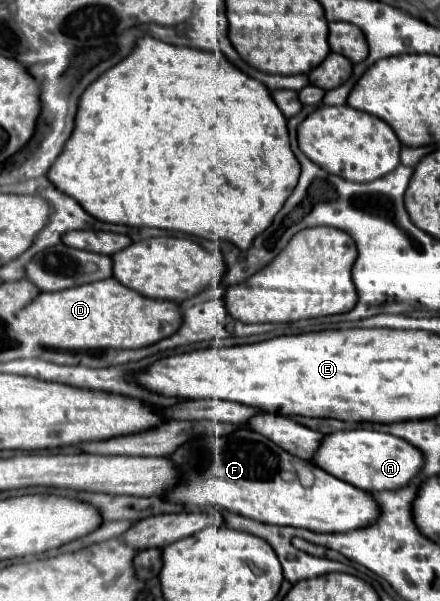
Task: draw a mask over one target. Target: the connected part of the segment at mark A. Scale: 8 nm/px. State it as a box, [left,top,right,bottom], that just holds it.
[314,429,424,491]

